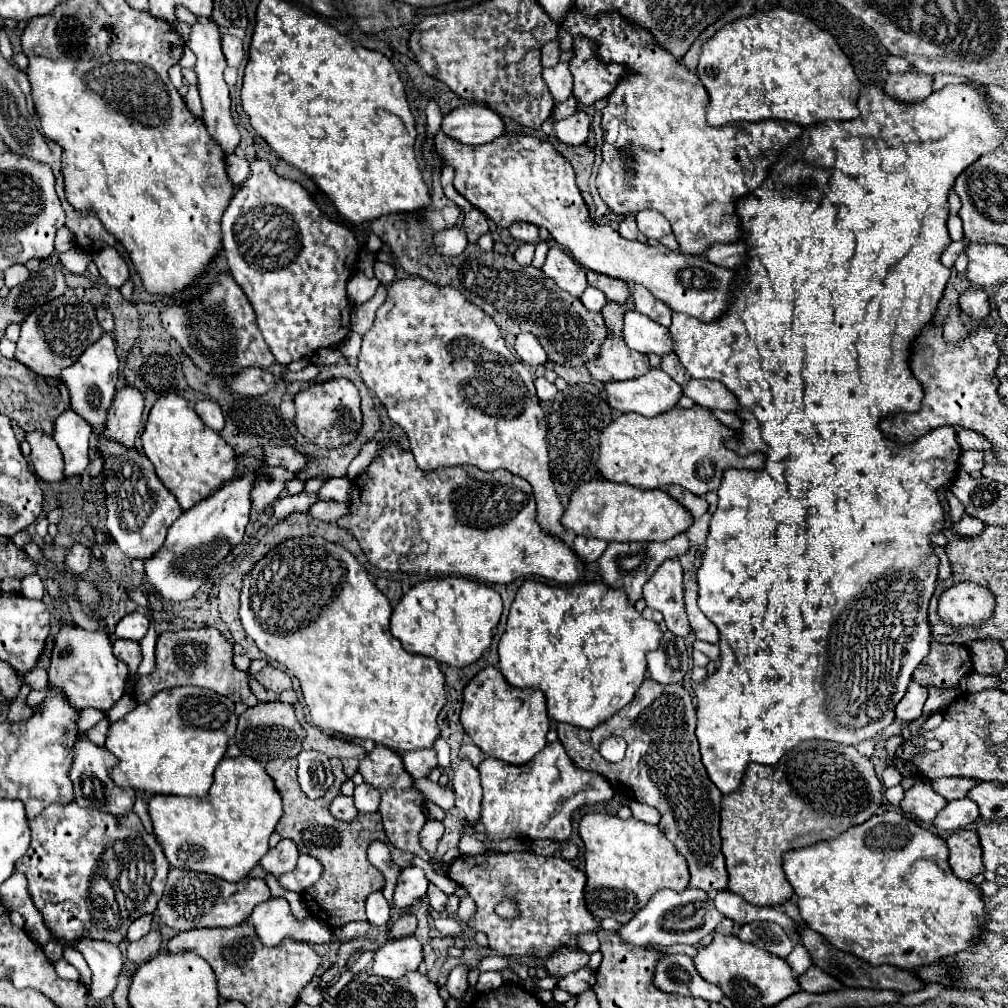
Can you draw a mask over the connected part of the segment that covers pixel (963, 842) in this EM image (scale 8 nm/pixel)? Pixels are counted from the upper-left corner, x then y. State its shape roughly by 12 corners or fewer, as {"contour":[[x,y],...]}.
{"contour":[[974,830],[948,836],[950,866],[958,878],[986,870]]}

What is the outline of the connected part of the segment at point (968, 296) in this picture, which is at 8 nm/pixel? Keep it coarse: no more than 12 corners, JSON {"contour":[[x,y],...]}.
{"contour":[[966,288],[960,308],[972,320],[984,320],[990,312],[986,290]]}

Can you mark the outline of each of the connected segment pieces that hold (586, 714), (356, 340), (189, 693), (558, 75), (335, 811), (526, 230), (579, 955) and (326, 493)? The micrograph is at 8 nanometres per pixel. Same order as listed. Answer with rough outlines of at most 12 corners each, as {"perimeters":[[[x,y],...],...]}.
{"perimeters":[[[526,580],[500,670],[594,730],[662,630],[602,582]],[[356,332],[342,340],[338,348],[346,358],[356,358],[360,338]],[[212,690],[158,692],[110,724],[120,788],[206,796],[236,732]],[[568,62],[544,68],[542,78],[556,102],[572,94]],[[344,794],[332,800],[330,812],[338,820],[358,814],[352,798]],[[514,222],[510,234],[520,242],[536,242],[538,228]],[[560,950],[546,960],[550,976],[562,978],[588,966],[590,954]],[[331,478],[318,491],[318,500],[349,501],[352,481]]]}

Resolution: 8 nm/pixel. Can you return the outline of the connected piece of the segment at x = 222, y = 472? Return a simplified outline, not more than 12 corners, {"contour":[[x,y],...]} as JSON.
{"contour":[[178,394],[142,450],[184,510],[236,478],[236,454]]}

